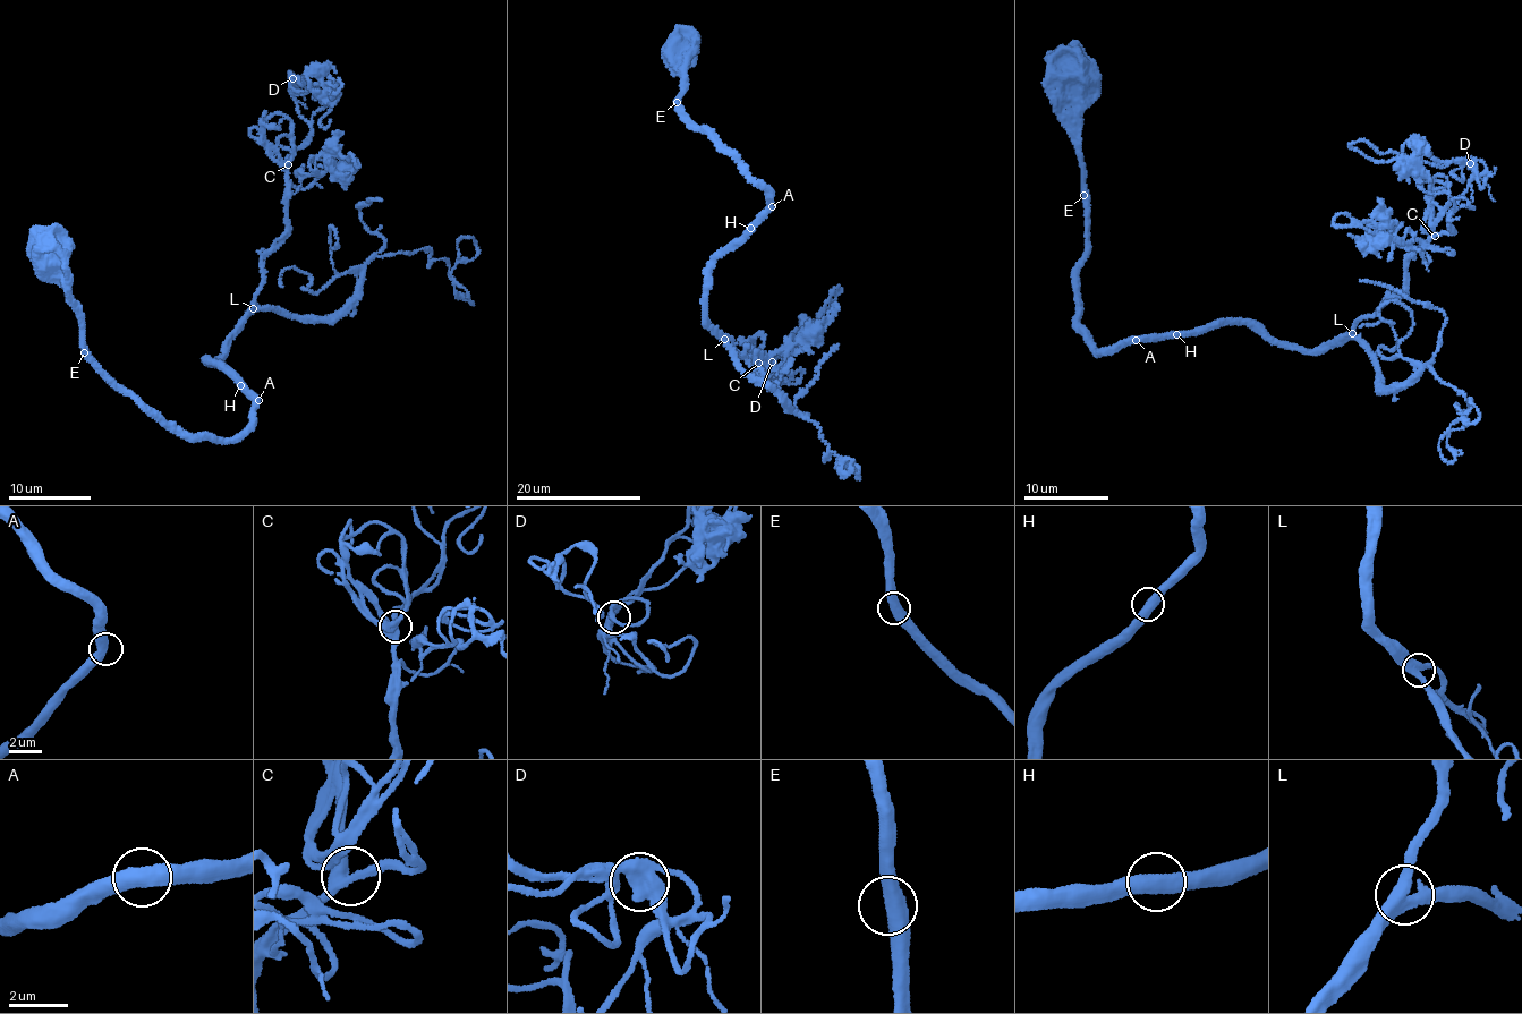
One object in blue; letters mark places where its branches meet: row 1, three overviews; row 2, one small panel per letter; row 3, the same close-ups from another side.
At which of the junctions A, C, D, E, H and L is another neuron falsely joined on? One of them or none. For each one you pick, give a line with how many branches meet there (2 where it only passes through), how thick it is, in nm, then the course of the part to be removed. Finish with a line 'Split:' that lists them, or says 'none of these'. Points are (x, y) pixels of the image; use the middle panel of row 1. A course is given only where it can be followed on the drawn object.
Split: none of these

